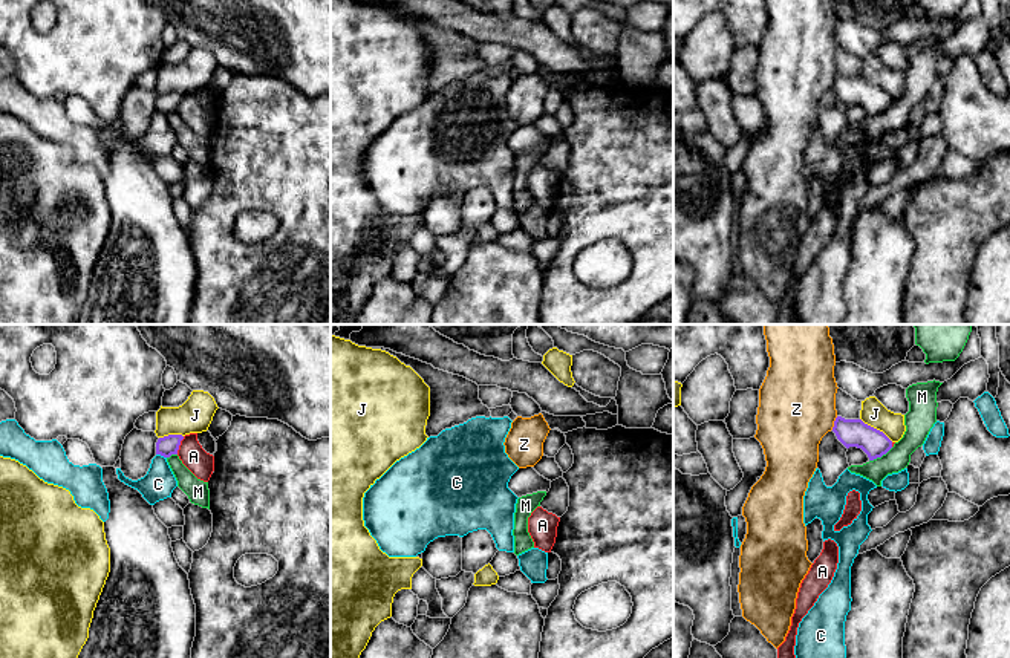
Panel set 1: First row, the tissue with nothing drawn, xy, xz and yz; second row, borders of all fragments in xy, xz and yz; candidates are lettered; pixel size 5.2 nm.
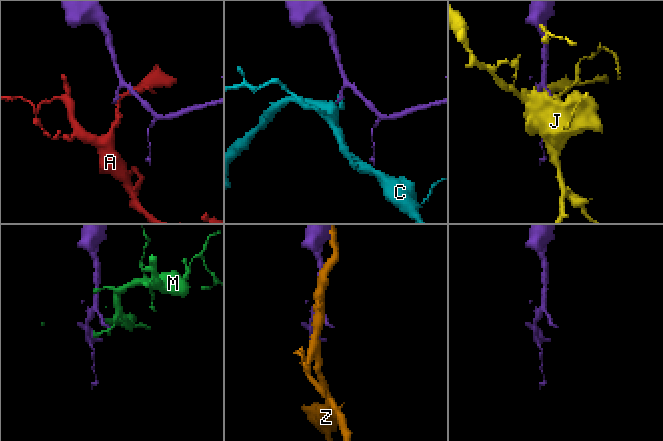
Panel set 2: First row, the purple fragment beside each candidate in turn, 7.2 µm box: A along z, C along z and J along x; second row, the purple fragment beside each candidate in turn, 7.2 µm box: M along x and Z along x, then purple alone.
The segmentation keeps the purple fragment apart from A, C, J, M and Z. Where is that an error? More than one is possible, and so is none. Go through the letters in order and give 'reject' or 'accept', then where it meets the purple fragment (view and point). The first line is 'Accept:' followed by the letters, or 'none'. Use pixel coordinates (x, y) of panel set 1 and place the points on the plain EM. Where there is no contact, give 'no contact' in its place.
Accept: none
A: reject | xy (179, 101)
C: reject | xy (161, 112)
J: reject | yz (876, 86)
M: reject | yz (880, 114)
Z: reject | yz (834, 80)

